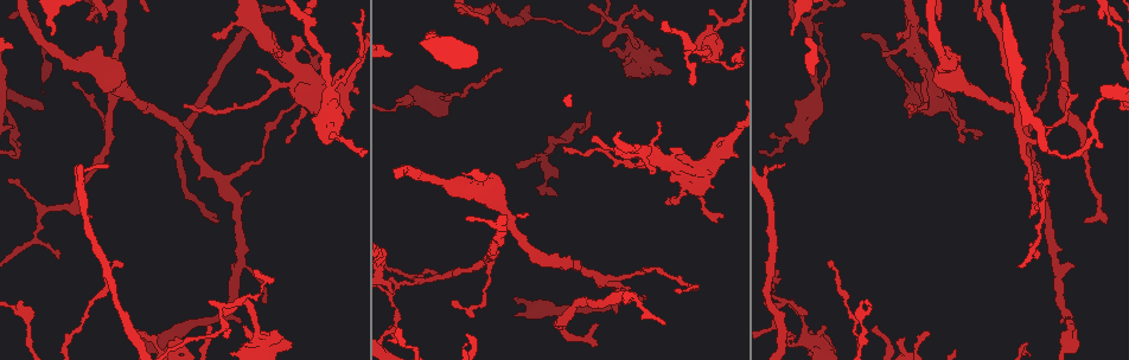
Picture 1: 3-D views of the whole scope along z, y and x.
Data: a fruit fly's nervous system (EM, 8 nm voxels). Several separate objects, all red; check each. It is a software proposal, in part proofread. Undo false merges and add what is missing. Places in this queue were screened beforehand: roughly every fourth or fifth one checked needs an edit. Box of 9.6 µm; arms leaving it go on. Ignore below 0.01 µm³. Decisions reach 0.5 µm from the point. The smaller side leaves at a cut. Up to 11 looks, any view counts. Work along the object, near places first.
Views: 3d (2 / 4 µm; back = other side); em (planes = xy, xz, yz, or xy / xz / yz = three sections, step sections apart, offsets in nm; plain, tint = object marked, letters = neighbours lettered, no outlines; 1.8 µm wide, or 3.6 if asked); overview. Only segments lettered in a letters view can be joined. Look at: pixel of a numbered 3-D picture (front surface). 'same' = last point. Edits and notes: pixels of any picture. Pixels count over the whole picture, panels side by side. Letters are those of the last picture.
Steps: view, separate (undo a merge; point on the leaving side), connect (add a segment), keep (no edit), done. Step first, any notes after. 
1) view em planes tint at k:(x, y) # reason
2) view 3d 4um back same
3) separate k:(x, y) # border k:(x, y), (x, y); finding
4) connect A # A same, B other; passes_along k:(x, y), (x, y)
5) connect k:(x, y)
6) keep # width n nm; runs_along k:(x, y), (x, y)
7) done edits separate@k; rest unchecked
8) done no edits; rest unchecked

view em planes letters at 1:(663, 53) # an open end

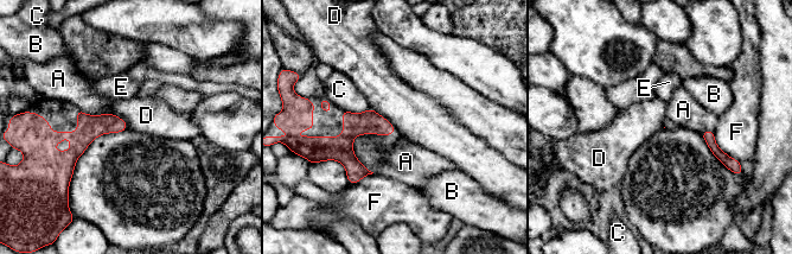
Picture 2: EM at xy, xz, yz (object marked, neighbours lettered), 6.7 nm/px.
keep # A other, B other, C other, D other, E other, F other; none of them fits

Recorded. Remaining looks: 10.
view 3d 4um at 1:(595, 323) # long arm stops here

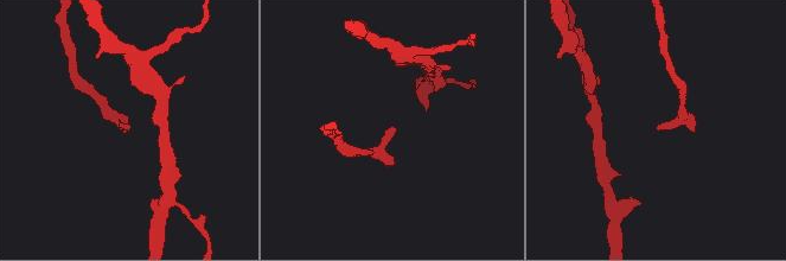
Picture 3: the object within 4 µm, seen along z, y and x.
view em planes plain at 3:(391, 126)

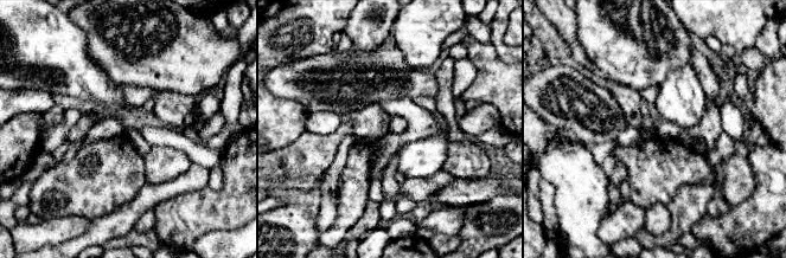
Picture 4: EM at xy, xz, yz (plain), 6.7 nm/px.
view em planes letters same # see the neighbours

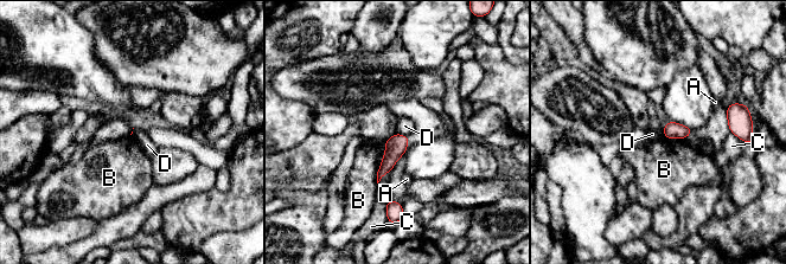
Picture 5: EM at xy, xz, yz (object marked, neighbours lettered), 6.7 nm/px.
keep # A other, B other, C other, D other; border 5:(397, 132), (409, 140); none of them fits

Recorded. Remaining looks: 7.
view em planes letters at 1:(1099, 147) # free end

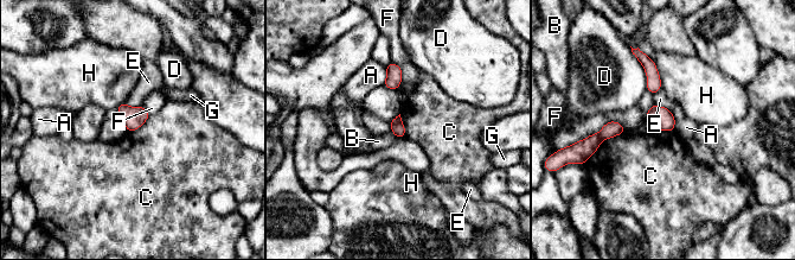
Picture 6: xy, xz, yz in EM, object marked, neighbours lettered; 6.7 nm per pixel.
separate 6:(613, 128) # longest_contact C 320 nm; A other, B other, C other, D other, E other, F other, G other, H other; border 6:(597, 133), (601, 140); two neurons meet here

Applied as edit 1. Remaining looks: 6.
view 3d 2um at 1:(793, 35) # branch stops here

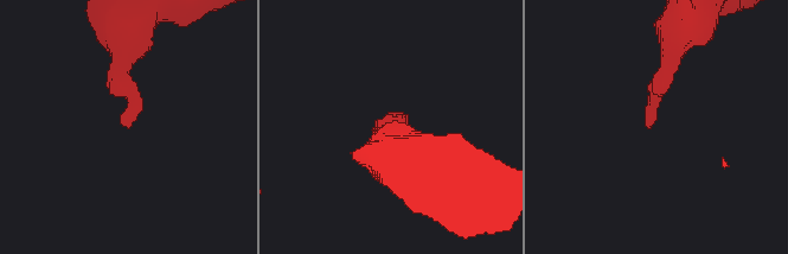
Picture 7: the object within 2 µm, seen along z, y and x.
view em yz step 8 letters at 7:(125, 123)

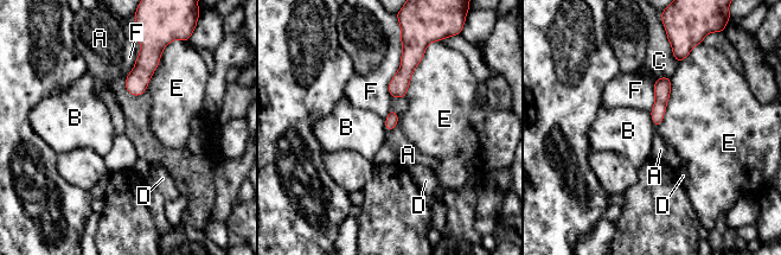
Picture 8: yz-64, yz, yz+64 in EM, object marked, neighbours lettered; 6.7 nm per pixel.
view em planes letters same

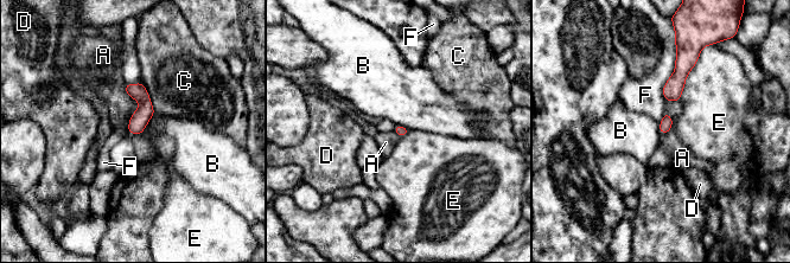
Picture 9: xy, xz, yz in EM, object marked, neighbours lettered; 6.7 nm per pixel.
keep # longest_contact F 360 nm; A other, B other, C other, D other, E other, F other; no lettered segment goes on from it

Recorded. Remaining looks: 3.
view 3d 4um at 1:(289, 60) # sudden change in width

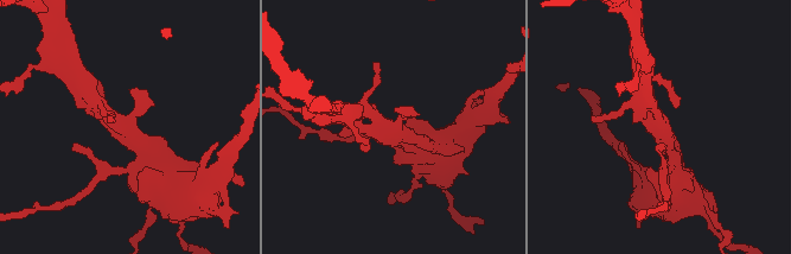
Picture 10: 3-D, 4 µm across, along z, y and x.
view em xy step 8 tint at 10:(660, 128) # now the EM

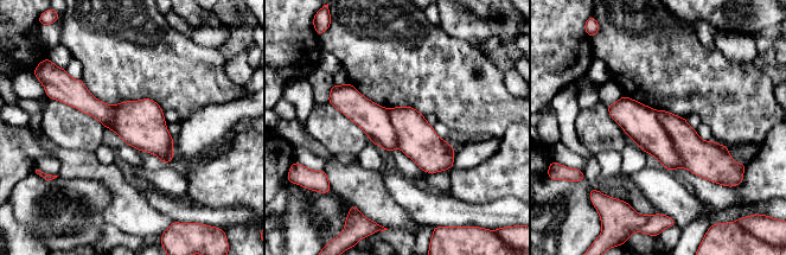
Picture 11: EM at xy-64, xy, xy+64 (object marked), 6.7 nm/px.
view em planes letters same # cut it another way

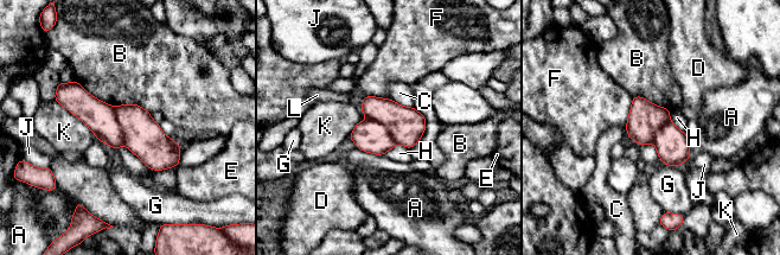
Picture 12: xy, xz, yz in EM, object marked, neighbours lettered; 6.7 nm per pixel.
separate 12:(100, 118) # A other, B other, C other, D other, E other, F other, G other, H other, J other, K other, L other; part_leaving 12:(65, 87), (121, 142); two neurons meet here

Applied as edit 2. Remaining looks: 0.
done edits separate@6, separate@12; rest unchecked

